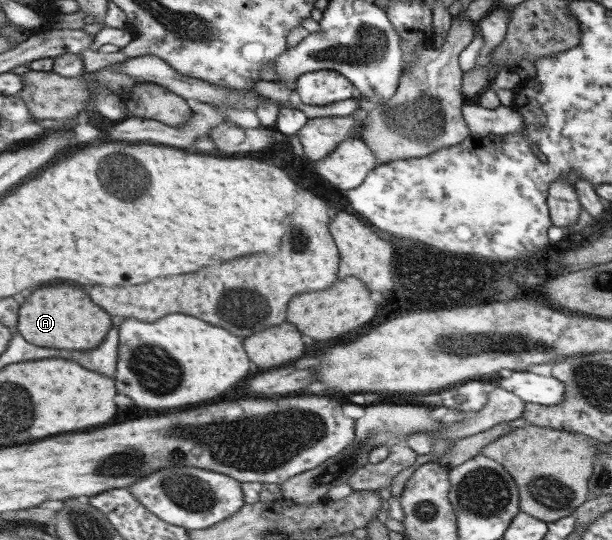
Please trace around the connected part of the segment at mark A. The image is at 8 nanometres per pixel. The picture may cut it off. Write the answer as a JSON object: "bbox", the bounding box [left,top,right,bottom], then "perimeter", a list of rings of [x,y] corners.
{"bbox":[17,283,111,351],"perimeter":[[[65,283],[33,291],[19,305],[19,317],[17,317],[17,333],[25,341],[37,347],[61,347],[77,351],[97,347],[97,343],[101,343],[101,339],[105,337],[109,325],[111,319],[103,309],[93,305],[81,289]]]}

